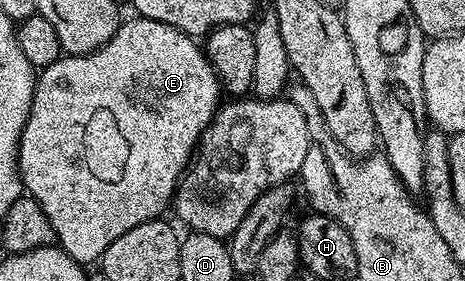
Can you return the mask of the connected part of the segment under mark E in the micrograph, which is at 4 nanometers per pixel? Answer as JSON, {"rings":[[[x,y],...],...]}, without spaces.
{"rings":[[[132,16],[132,21],[124,20],[119,30],[97,51],[85,55],[60,55],[49,67],[45,67],[35,79],[35,90],[29,107],[29,119],[21,131],[19,140],[19,178],[23,180],[26,196],[31,197],[45,211],[49,223],[55,232],[55,240],[60,249],[64,249],[73,260],[80,263],[98,262],[104,251],[113,243],[113,239],[121,239],[125,231],[133,231],[146,221],[162,218],[168,212],[175,196],[175,187],[183,176],[188,165],[197,153],[202,135],[215,117],[215,110],[220,108],[221,86],[215,69],[207,61],[206,52],[196,38],[182,33],[169,23],[157,23],[157,19]]]}

